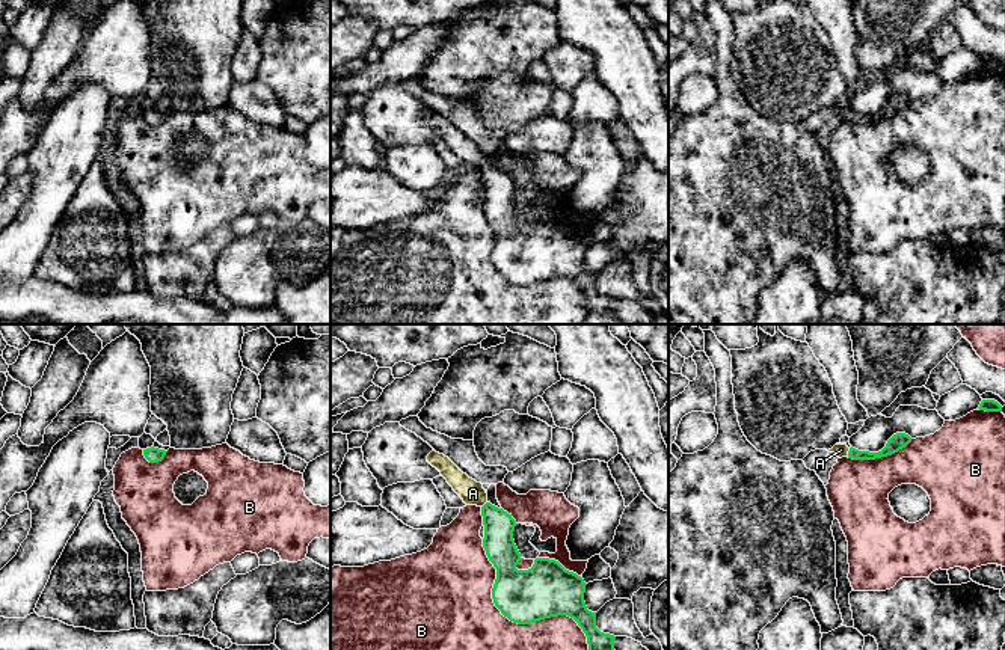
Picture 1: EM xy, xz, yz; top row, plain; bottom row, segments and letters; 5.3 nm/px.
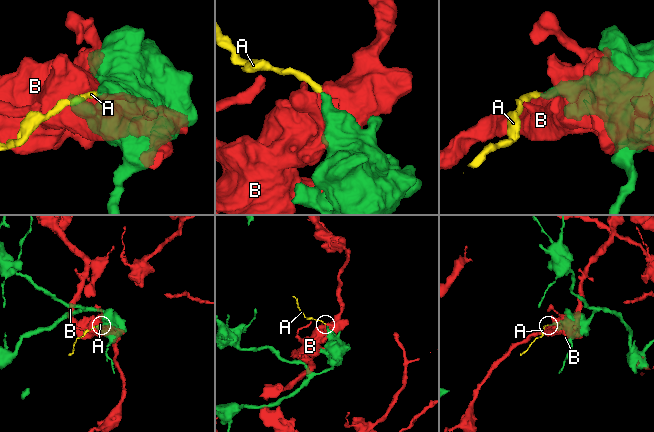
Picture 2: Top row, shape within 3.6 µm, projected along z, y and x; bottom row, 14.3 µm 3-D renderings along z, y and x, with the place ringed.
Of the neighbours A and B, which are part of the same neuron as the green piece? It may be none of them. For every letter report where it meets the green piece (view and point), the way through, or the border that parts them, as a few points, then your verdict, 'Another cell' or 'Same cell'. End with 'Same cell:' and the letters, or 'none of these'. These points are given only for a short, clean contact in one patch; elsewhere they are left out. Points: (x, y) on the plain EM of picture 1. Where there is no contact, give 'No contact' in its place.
A: Touches green at yz (848, 115). Path across: yz (894, 106), (880, 116), (848, 115), (841, 112). Same cell
B: Touches green at xz (521, 285). Another cell
Same cell: A

